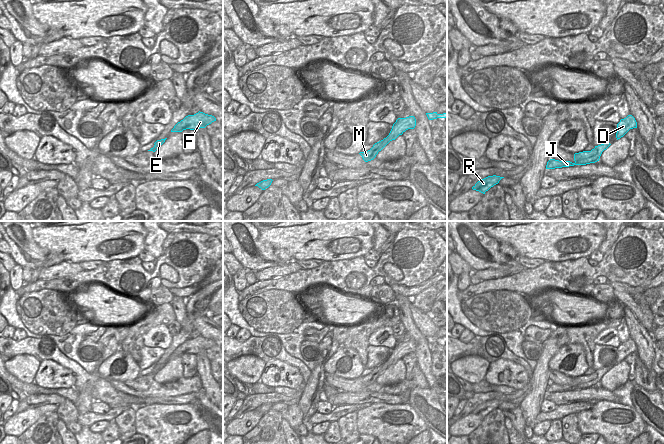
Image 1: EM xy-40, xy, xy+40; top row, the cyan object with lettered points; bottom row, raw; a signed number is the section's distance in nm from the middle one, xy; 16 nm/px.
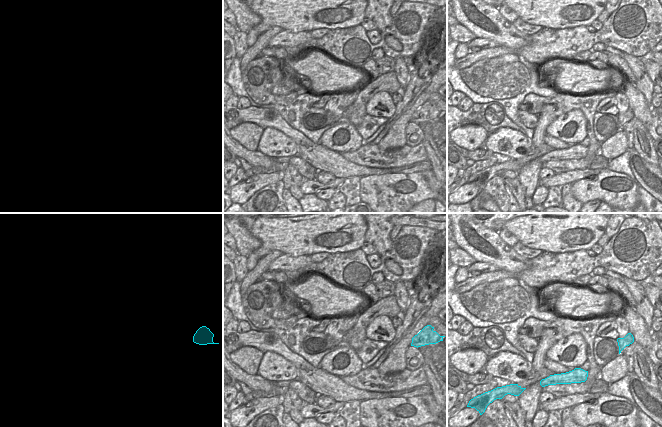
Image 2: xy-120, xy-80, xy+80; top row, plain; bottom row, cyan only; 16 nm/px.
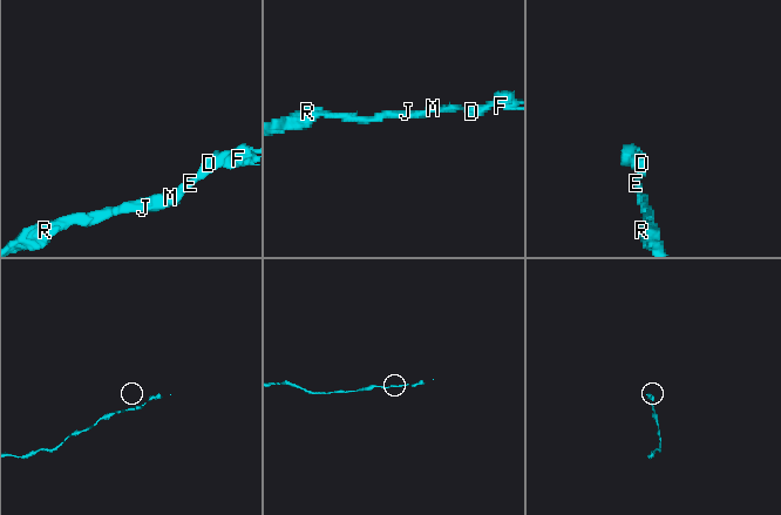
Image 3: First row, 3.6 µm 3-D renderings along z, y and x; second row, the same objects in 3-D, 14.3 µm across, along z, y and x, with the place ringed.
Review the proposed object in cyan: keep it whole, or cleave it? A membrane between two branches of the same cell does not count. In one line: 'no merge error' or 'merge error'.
no merge error

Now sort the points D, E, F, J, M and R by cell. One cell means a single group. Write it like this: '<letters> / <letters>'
D E F J M R

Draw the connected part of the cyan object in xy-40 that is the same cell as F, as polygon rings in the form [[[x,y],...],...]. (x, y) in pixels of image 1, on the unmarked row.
[[[198,336],[194,339],[188,339],[183,344],[178,346],[171,356],[182,356],[183,354],[198,354],[200,352],[205,352],[207,349],[216,345],[216,342],[212,339],[205,338],[203,336]]]

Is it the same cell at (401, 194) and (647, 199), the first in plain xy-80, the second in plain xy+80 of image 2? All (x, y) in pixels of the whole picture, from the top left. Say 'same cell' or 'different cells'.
different cells

